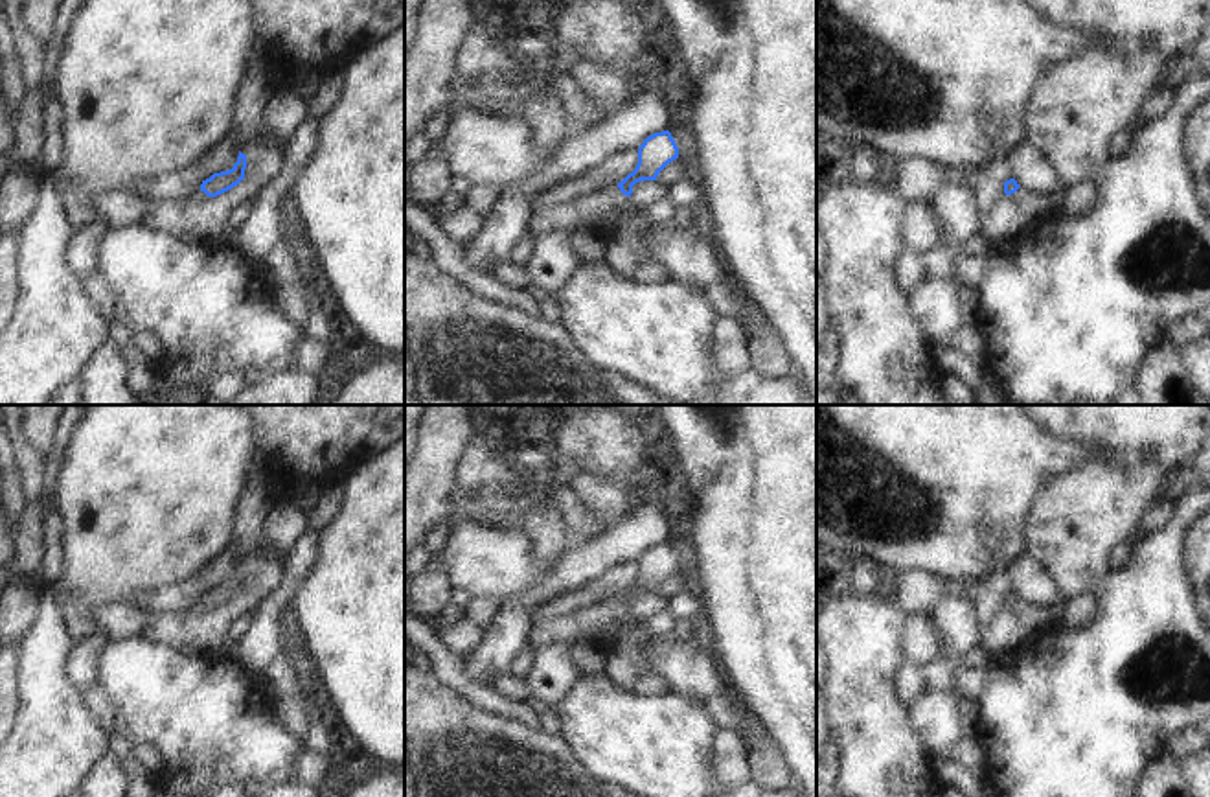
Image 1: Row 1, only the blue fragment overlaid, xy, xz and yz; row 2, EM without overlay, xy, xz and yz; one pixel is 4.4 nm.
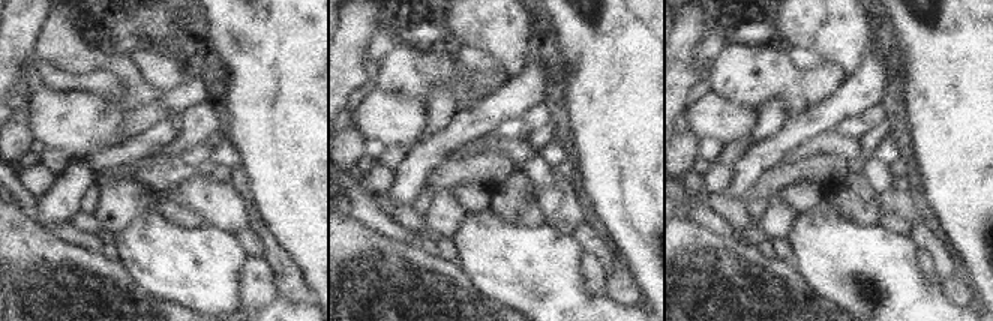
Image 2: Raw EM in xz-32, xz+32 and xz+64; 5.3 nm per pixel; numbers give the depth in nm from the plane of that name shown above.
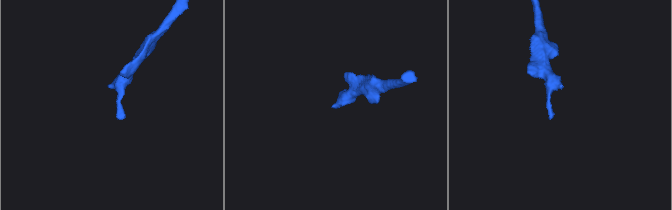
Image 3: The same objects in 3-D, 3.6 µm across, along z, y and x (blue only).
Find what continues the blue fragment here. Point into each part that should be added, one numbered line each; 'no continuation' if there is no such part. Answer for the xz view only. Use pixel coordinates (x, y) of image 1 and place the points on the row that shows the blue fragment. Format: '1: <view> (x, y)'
1: xz (583, 212)

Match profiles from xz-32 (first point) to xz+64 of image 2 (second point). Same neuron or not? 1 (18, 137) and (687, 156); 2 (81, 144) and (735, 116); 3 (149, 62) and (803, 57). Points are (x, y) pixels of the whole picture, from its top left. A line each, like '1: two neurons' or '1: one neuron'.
1: one neuron
2: one neuron
3: one neuron

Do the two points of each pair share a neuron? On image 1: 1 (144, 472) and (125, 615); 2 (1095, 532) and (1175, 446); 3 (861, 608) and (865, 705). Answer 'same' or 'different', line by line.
1: different
2: same
3: same

